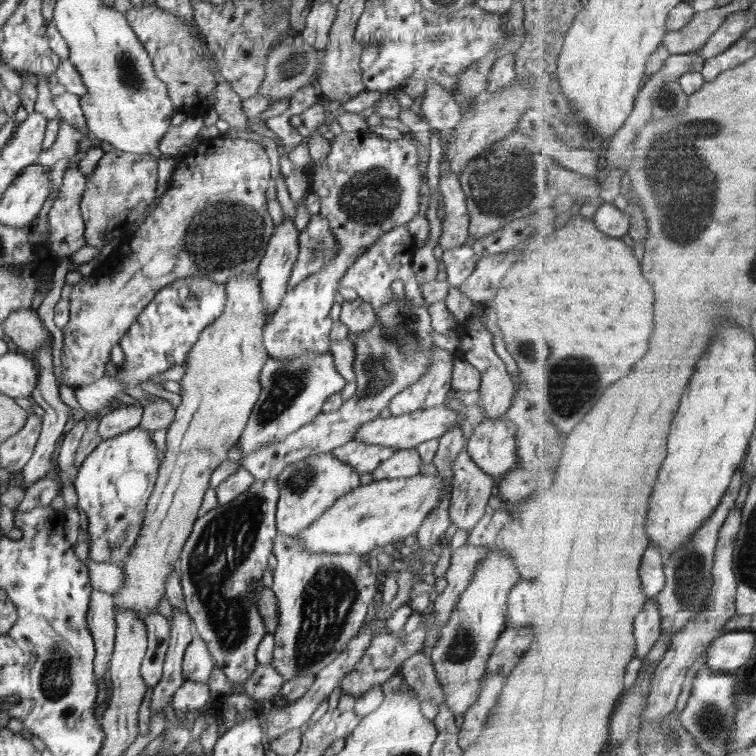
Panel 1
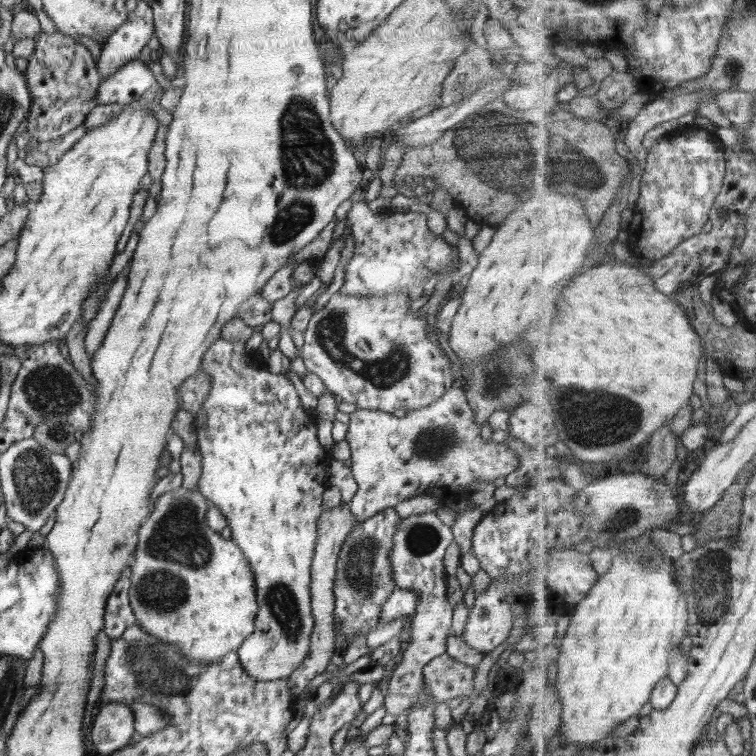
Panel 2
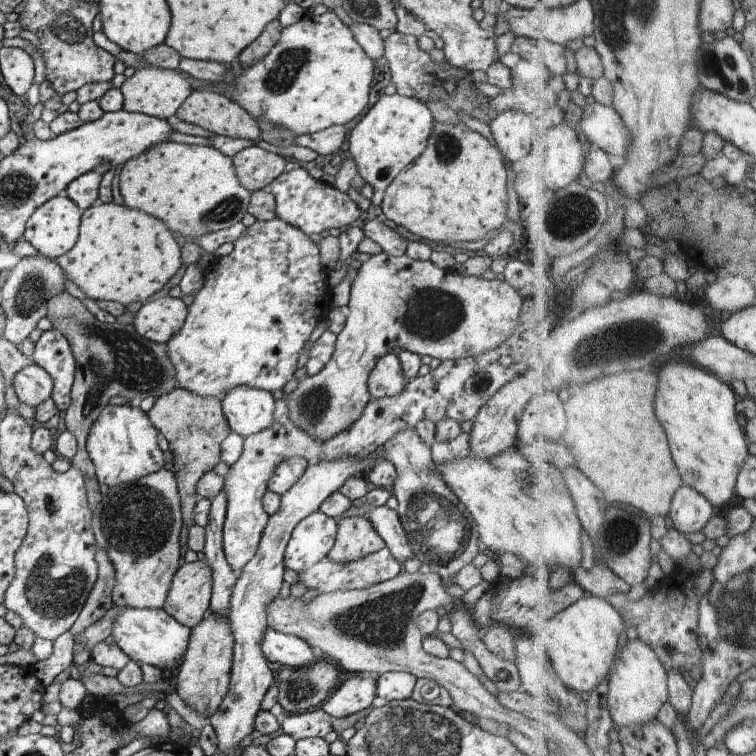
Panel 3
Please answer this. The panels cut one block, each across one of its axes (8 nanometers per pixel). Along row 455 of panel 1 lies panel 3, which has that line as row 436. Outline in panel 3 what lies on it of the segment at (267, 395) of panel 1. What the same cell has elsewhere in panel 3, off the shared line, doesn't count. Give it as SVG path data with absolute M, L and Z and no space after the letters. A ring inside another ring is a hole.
M238 386L226 392L221 403L231 430L243 438L262 432L274 424L277 401L267 390L254 386Z

